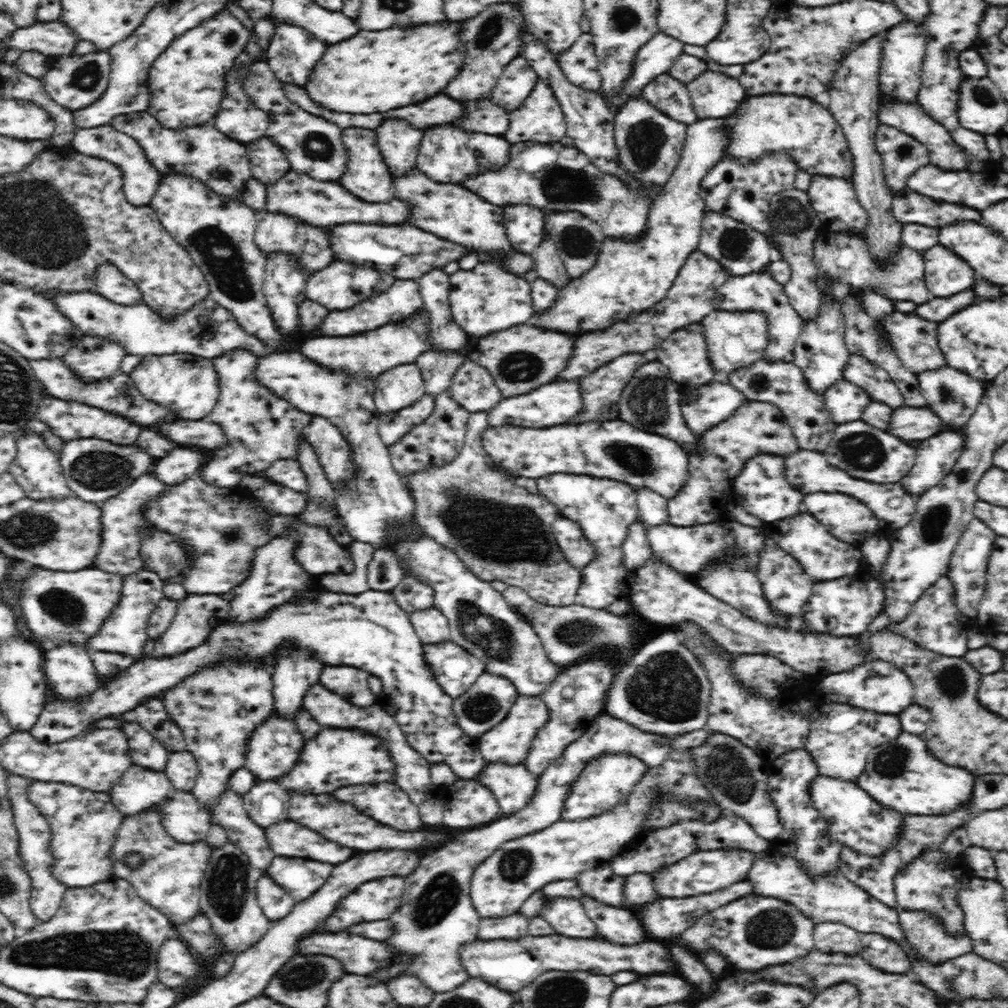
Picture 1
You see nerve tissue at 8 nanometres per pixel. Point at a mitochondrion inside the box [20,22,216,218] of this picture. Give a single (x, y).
(86, 78)

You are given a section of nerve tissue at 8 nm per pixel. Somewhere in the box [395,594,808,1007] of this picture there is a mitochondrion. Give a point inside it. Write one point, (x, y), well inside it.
(665, 687)

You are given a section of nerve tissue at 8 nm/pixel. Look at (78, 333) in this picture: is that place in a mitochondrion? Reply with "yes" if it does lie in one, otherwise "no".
no

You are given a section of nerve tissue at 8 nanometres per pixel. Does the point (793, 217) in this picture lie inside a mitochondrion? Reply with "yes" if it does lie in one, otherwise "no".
yes

